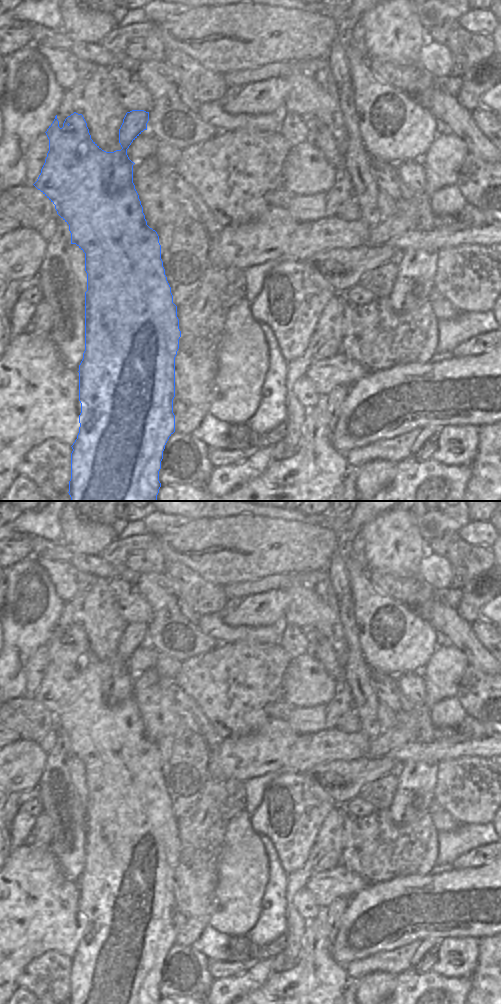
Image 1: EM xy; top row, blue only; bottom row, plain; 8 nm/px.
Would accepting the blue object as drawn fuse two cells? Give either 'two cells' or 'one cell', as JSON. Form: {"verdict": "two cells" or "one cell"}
{"verdict": "one cell"}

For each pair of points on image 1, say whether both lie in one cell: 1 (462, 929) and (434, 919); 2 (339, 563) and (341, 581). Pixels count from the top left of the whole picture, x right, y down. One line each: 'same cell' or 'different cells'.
1: same cell
2: same cell

